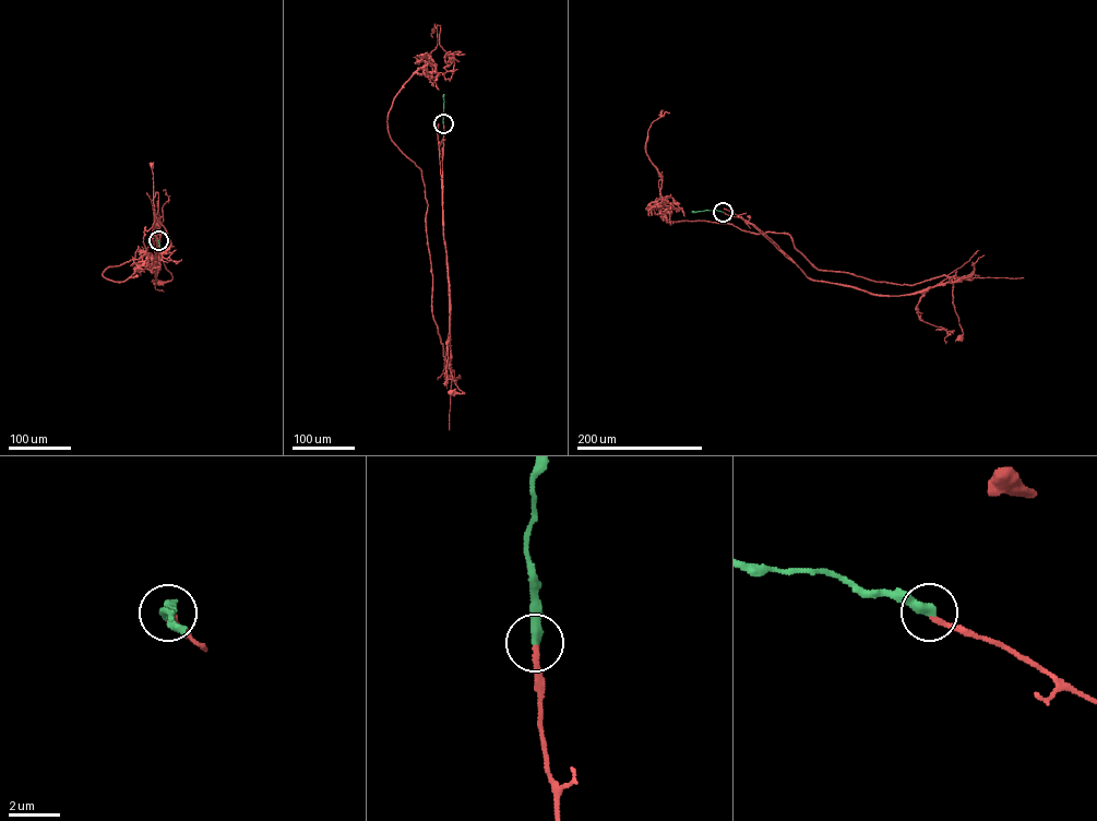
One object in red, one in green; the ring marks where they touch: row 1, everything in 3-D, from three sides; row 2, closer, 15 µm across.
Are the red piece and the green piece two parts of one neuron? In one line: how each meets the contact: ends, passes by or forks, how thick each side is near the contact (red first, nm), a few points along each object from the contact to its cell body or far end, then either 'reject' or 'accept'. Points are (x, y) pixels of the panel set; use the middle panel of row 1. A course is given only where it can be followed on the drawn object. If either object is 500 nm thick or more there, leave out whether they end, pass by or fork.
red ends | green ends | 240/400 nm | red via (443, 123), (449, 368), (455, 384), (464, 393), (451, 393) | green via (443, 123), (443, 94) | accept

